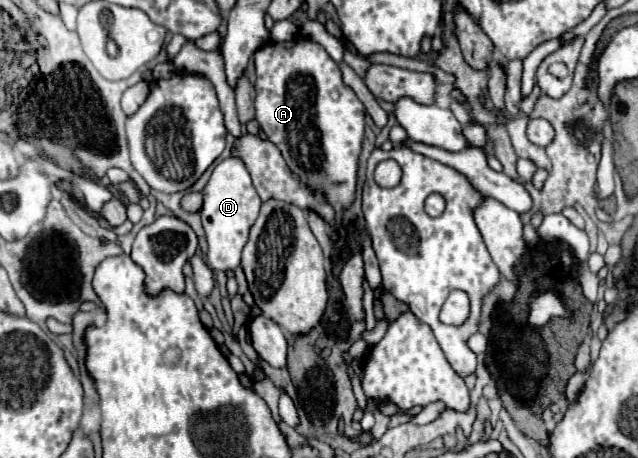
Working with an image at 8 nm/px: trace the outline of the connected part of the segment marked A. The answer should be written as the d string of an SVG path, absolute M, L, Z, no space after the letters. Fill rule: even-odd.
M294 38L290 42L268 42L254 52L256 66L256 122L262 132L274 142L286 160L292 174L312 192L320 194L330 206L350 208L356 196L358 158L364 138L364 104L356 98L354 90L342 82L340 64L310 38Z

